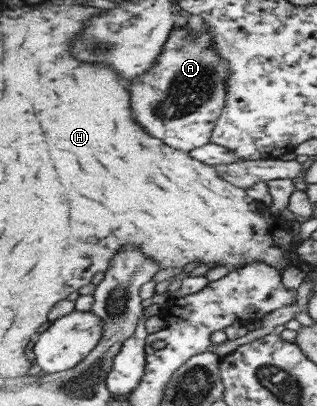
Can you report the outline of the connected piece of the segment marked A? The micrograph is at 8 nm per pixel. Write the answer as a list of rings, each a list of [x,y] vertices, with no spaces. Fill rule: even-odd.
[[[204,22],[202,26],[205,32],[194,34],[189,34],[186,26],[175,28],[153,69],[137,76],[129,88],[133,116],[145,132],[187,153],[210,144],[217,120],[223,115],[227,79],[231,77],[231,62],[217,52],[211,28]]]

